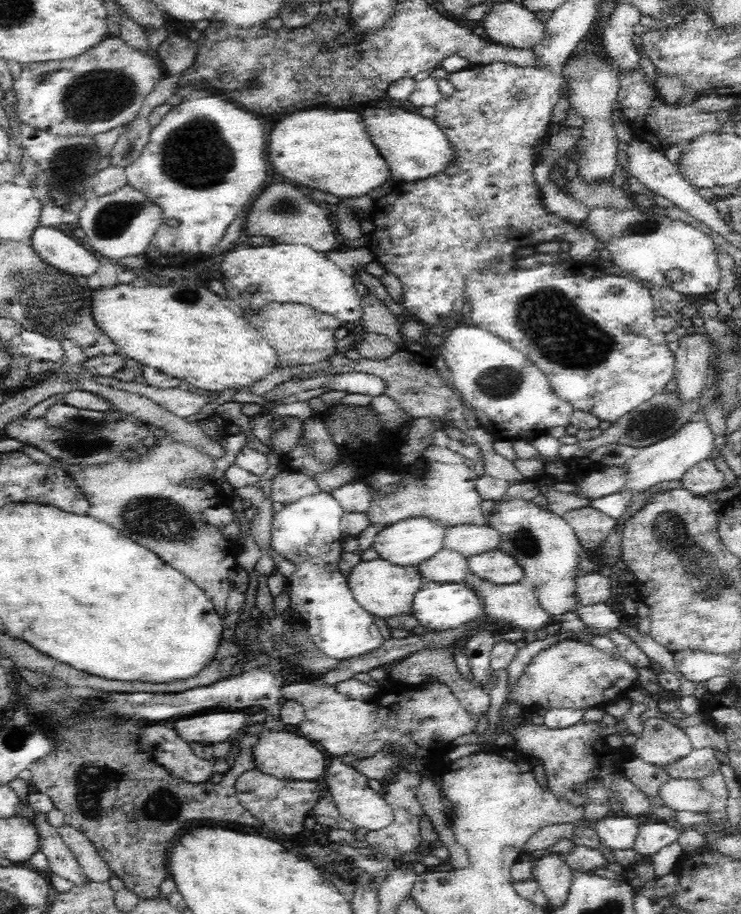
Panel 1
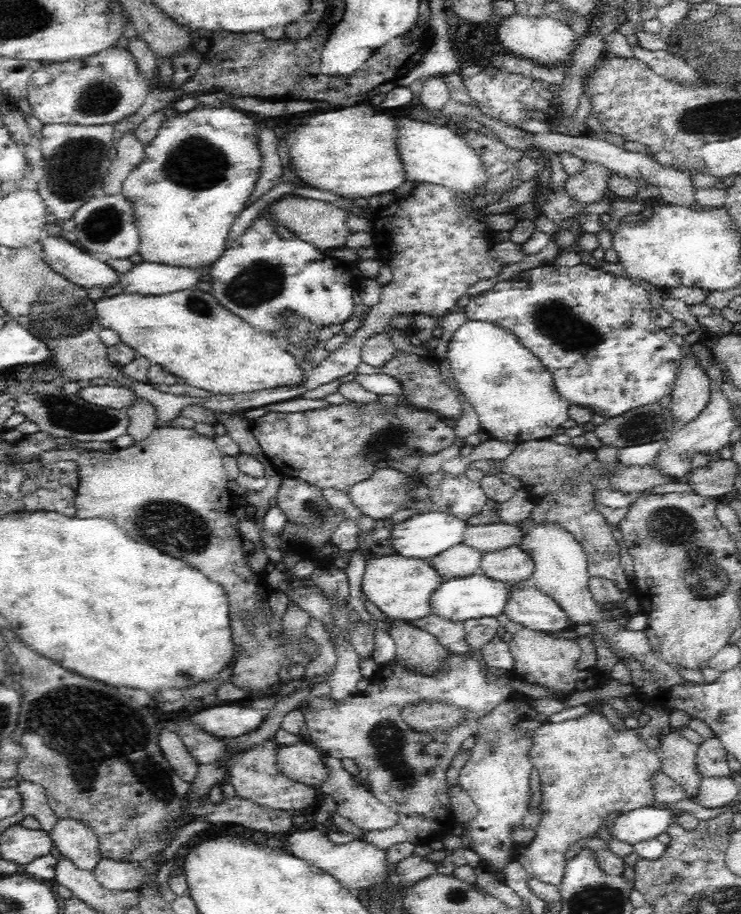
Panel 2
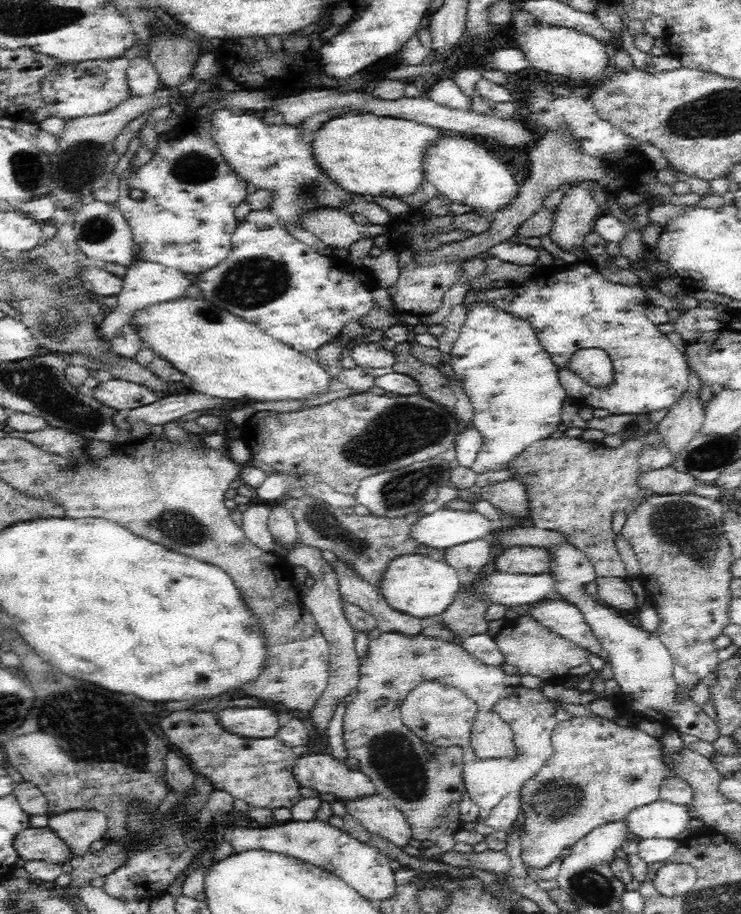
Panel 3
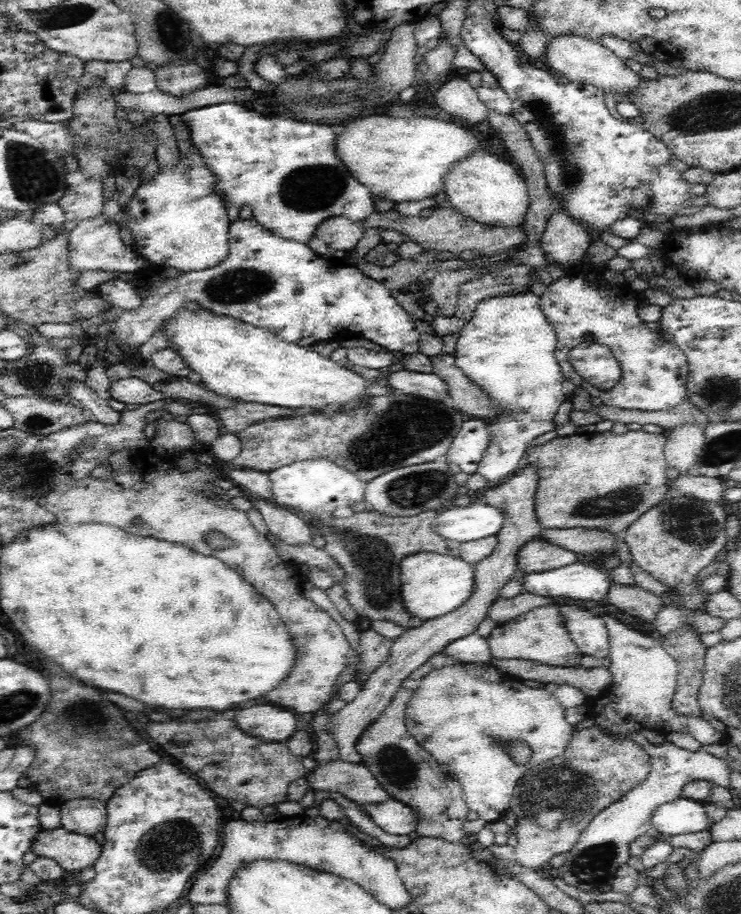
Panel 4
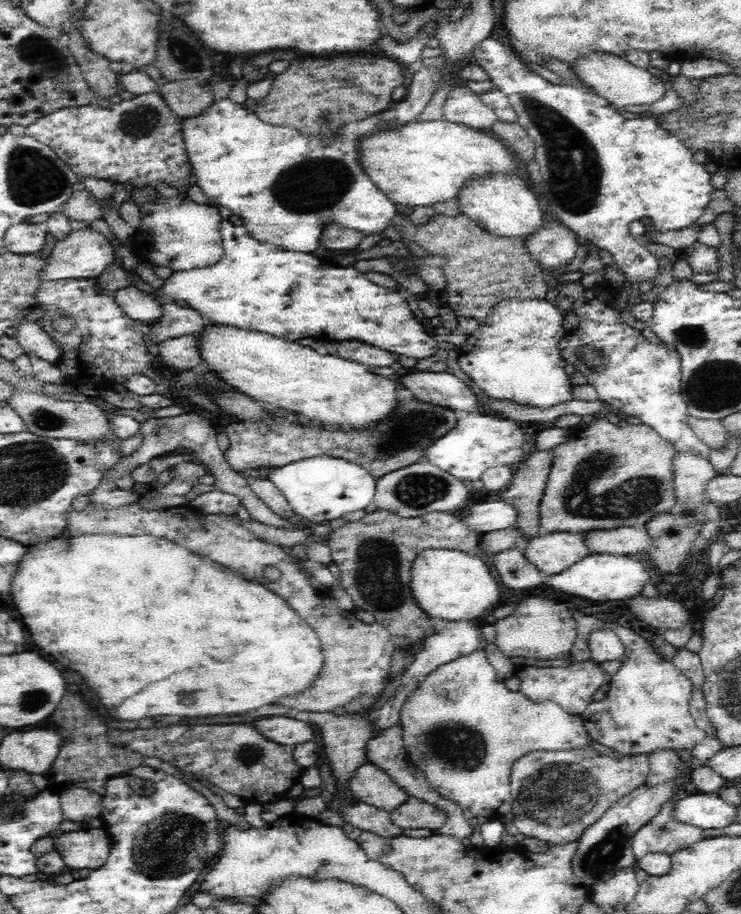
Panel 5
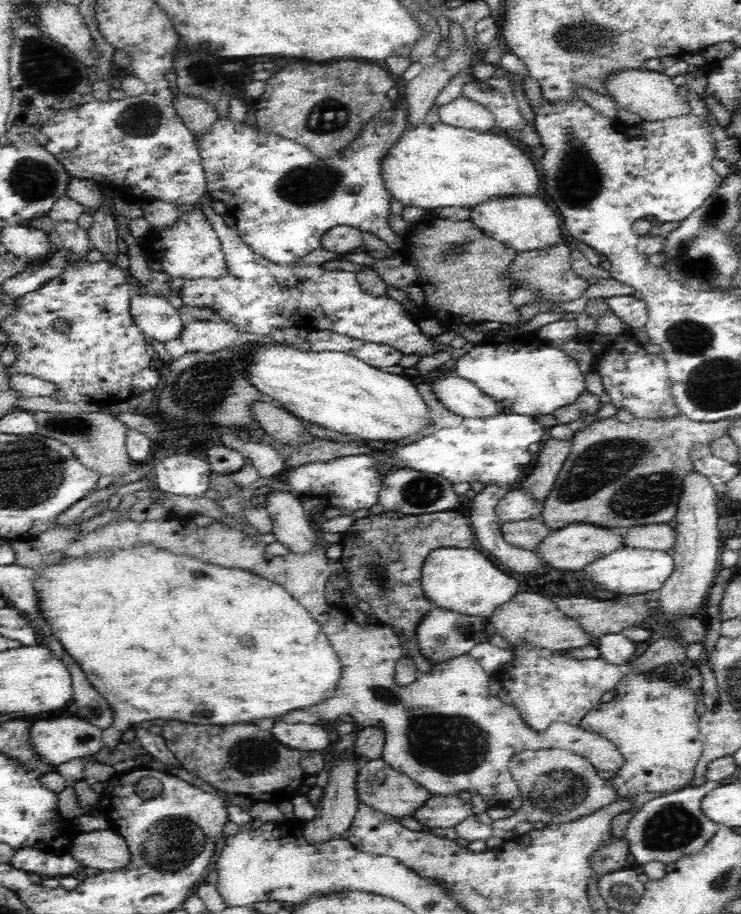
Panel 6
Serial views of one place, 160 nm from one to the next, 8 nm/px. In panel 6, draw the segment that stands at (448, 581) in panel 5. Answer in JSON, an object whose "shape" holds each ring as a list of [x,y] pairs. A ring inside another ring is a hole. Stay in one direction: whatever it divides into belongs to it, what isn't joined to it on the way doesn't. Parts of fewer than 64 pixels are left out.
{"shape":[[[452,547],[437,548],[424,559],[420,585],[423,596],[435,608],[487,620],[501,604],[508,602],[518,593],[520,582],[498,569],[480,551],[474,548]]]}

